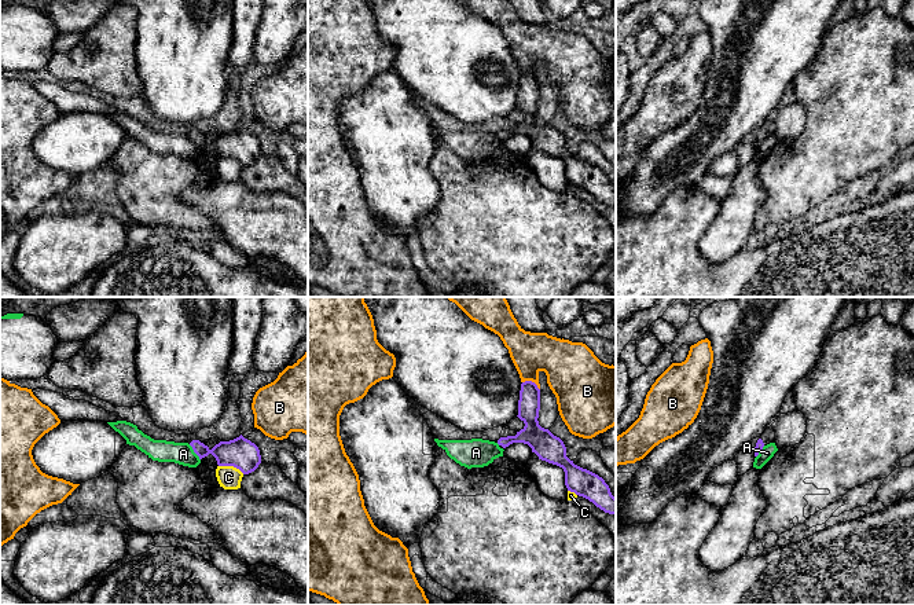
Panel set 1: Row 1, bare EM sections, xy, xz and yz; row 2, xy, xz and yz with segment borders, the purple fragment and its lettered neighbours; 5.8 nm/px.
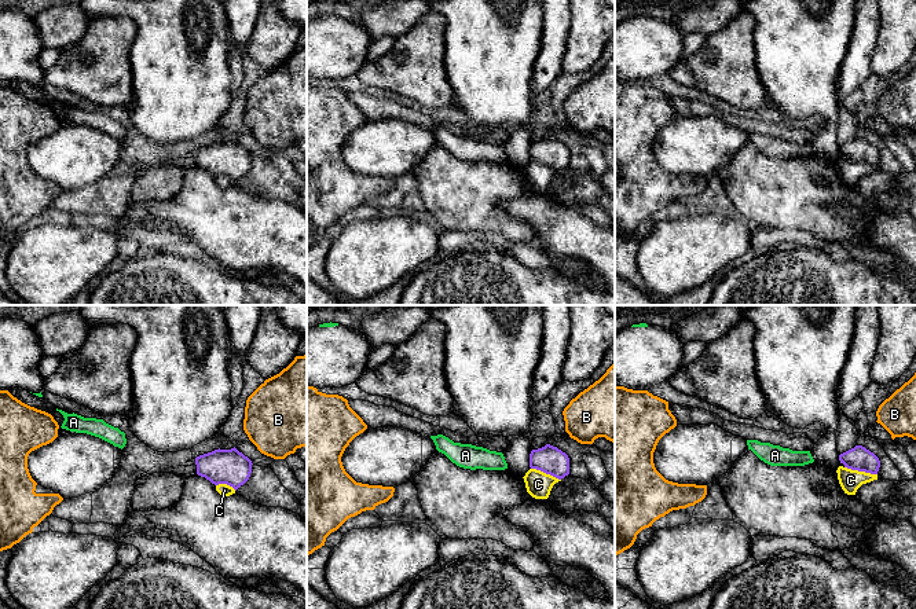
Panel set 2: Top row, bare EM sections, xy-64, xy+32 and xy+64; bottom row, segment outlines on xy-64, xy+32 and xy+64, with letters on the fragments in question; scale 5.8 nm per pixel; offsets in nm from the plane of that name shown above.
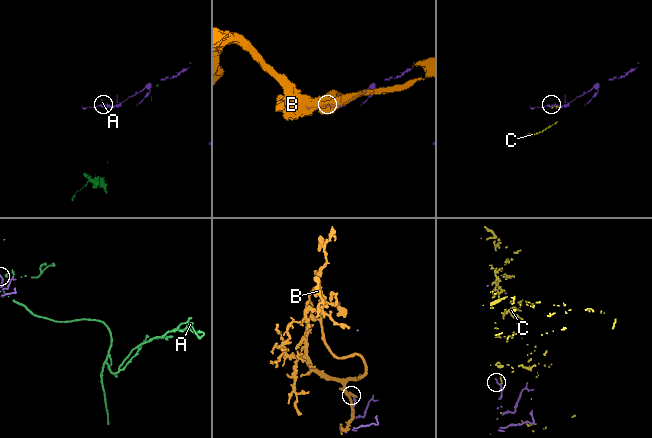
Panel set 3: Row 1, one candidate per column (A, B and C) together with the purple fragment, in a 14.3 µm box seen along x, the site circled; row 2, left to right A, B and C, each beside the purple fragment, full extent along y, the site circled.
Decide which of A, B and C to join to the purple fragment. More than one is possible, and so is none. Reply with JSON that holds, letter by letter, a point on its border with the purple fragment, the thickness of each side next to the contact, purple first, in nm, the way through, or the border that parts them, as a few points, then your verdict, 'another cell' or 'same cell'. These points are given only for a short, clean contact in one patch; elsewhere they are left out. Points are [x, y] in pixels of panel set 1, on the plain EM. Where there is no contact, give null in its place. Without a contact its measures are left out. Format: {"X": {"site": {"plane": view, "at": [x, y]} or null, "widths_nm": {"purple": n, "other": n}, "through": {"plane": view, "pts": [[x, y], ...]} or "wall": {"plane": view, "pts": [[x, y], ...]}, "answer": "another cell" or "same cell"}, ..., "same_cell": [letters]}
{"A": {"site": {"plane": "xy", "at": [194, 143]}, "widths_nm": {"purple": 170, "other": 130}, "wall": {"plane": "xy", "pts": [[188, 136], [199, 151]]}, "answer": "another cell"}, "B": {"site": {"plane": "xz", "at": [531, 73]}, "widths_nm": {"purple": 130, "other": 320}, "answer": "another cell"}, "C": {"site": {"plane": "xy", "at": [231, 157]}, "widths_nm": {"purple": 180, "other": 140}, "answer": "another cell"}, "same_cell": []}

